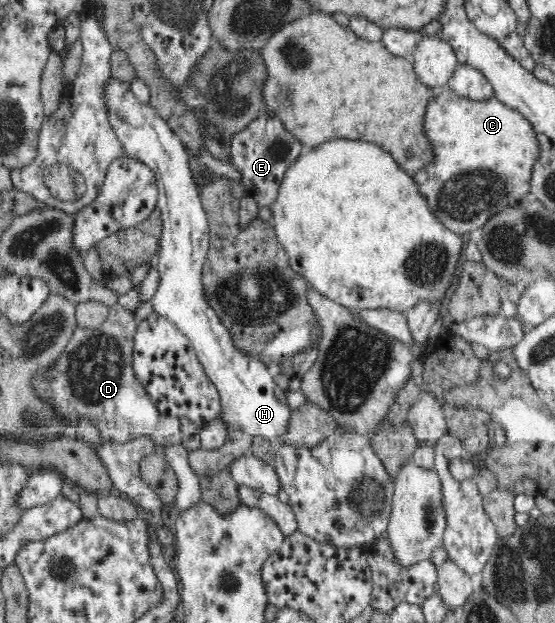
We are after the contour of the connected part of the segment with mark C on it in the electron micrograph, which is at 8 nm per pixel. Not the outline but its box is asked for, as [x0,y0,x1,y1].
[415,85,539,233]

